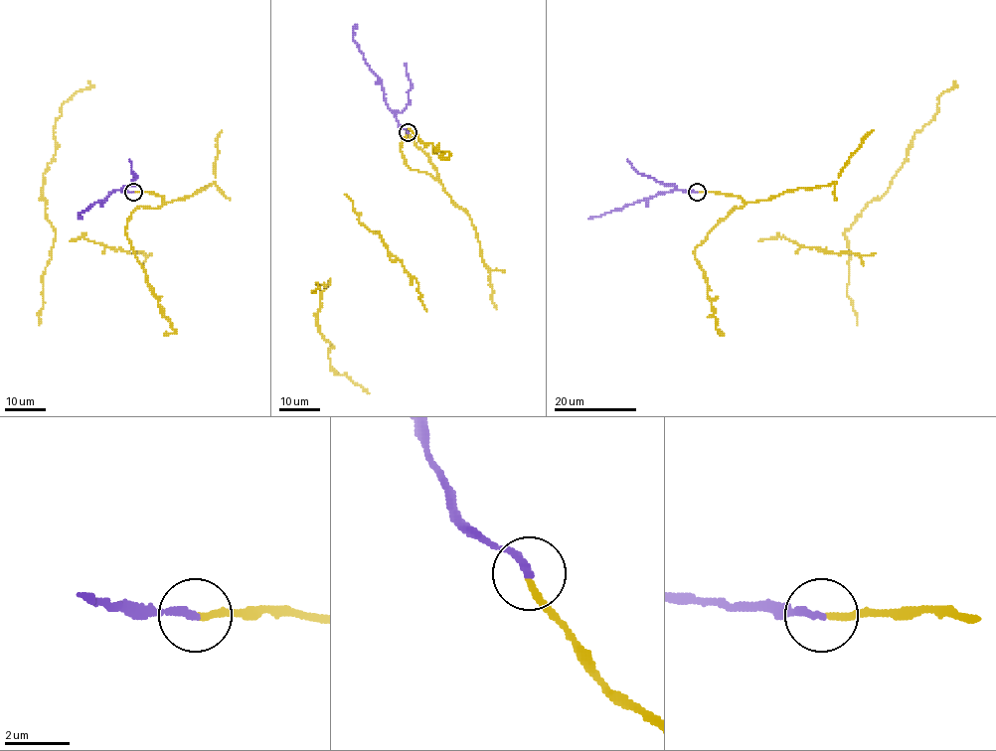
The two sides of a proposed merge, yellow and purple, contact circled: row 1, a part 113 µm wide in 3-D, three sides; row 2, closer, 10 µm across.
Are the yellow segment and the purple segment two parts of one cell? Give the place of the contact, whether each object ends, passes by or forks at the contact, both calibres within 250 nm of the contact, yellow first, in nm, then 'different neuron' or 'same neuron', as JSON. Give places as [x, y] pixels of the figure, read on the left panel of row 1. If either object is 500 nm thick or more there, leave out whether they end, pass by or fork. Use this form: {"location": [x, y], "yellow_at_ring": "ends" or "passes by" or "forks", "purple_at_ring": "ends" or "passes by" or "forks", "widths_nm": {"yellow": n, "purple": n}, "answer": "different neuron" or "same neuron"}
{"location": [133, 192], "yellow_at_ring": "ends", "purple_at_ring": "ends", "widths_nm": {"yellow": 200, "purple": 240}, "answer": "same neuron"}

